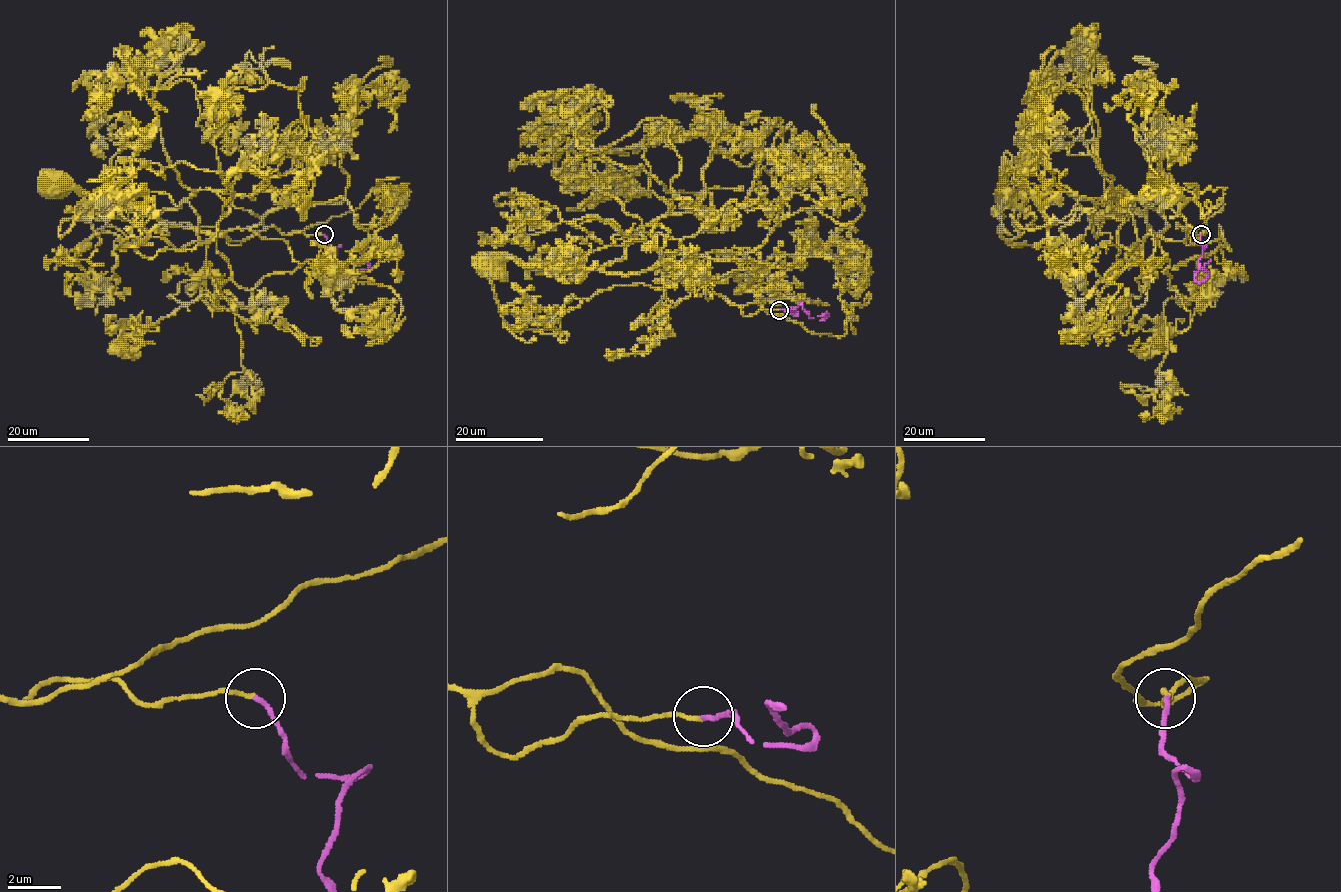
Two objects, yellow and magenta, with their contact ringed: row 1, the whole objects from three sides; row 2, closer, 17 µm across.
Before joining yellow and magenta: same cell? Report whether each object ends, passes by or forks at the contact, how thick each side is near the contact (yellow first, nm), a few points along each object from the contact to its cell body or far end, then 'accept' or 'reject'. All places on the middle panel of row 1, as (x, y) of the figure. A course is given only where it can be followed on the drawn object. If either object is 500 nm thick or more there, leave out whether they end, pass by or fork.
yellow ends; magenta ends; calibres 160 and 190 nm; course yellow (779, 310), (745, 315), (724, 297), (691, 291), (673, 267), (659, 265), (609, 273), (506, 258), (492, 267); course magenta (779, 310), (797, 313), (790, 308), (801, 303), (811, 318), (828, 314), (821, 321); accept

